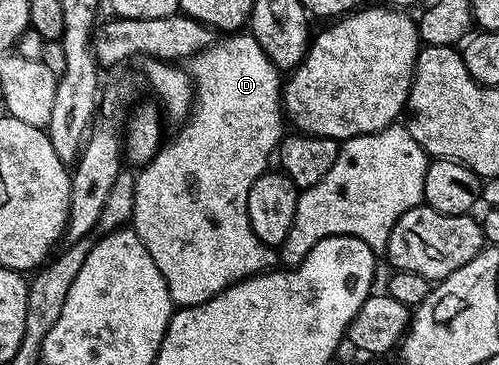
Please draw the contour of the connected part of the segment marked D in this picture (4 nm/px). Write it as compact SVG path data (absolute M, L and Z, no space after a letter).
M231 33L220 38L191 58L185 70L195 86L191 114L178 128L179 136L171 144L160 146L159 152L142 164L135 176L131 214L134 233L157 263L176 308L209 301L226 287L253 275L262 275L276 266L276 248L265 246L257 233L253 233L249 221L249 189L268 170L267 162L270 159L272 162L285 135L281 72L249 33Z

